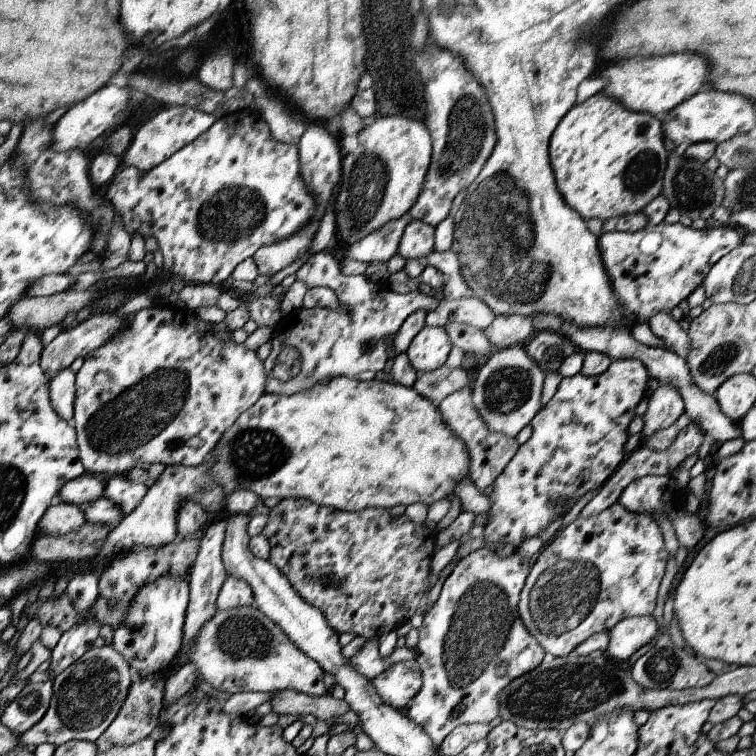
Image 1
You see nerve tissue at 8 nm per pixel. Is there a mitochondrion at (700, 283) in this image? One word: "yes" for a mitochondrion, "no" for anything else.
no

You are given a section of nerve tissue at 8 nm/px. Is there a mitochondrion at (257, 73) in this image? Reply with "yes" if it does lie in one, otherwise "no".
no

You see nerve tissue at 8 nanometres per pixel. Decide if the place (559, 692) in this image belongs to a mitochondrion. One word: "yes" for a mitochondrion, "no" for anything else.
yes

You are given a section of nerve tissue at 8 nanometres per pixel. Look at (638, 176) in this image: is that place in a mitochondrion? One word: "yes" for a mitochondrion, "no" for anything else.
yes

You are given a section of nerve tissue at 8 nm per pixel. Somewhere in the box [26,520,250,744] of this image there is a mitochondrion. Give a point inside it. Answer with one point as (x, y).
(87, 695)

